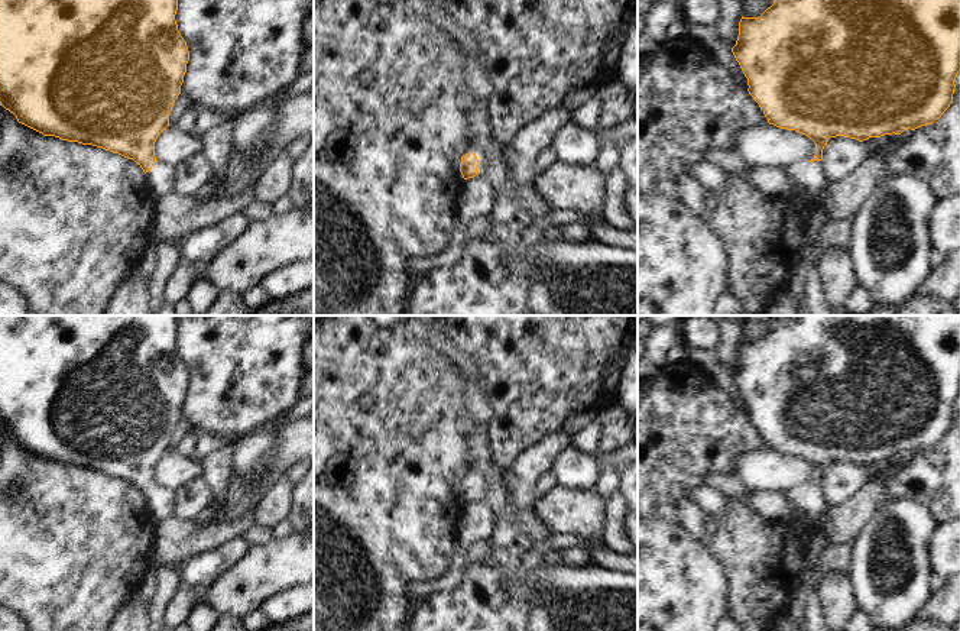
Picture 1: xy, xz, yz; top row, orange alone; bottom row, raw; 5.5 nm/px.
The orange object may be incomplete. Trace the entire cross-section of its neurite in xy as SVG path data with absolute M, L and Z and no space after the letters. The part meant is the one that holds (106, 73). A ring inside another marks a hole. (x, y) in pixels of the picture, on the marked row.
M0 0L0 106L13 113L19 123L68 142L93 145L133 159L146 174L156 197L173 192L175 169L156 161L155 142L169 126L169 114L187 72L189 51L178 30L175 14L178 0Z

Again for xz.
M468 152L461 156L461 164L460 164L460 172L464 179L473 178L473 177L484 177L486 169L484 169L486 158L480 153L473 153Z

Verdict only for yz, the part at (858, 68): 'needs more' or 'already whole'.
needs more

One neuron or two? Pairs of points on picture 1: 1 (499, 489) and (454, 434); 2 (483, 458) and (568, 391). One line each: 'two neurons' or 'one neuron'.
1: two neurons
2: two neurons

